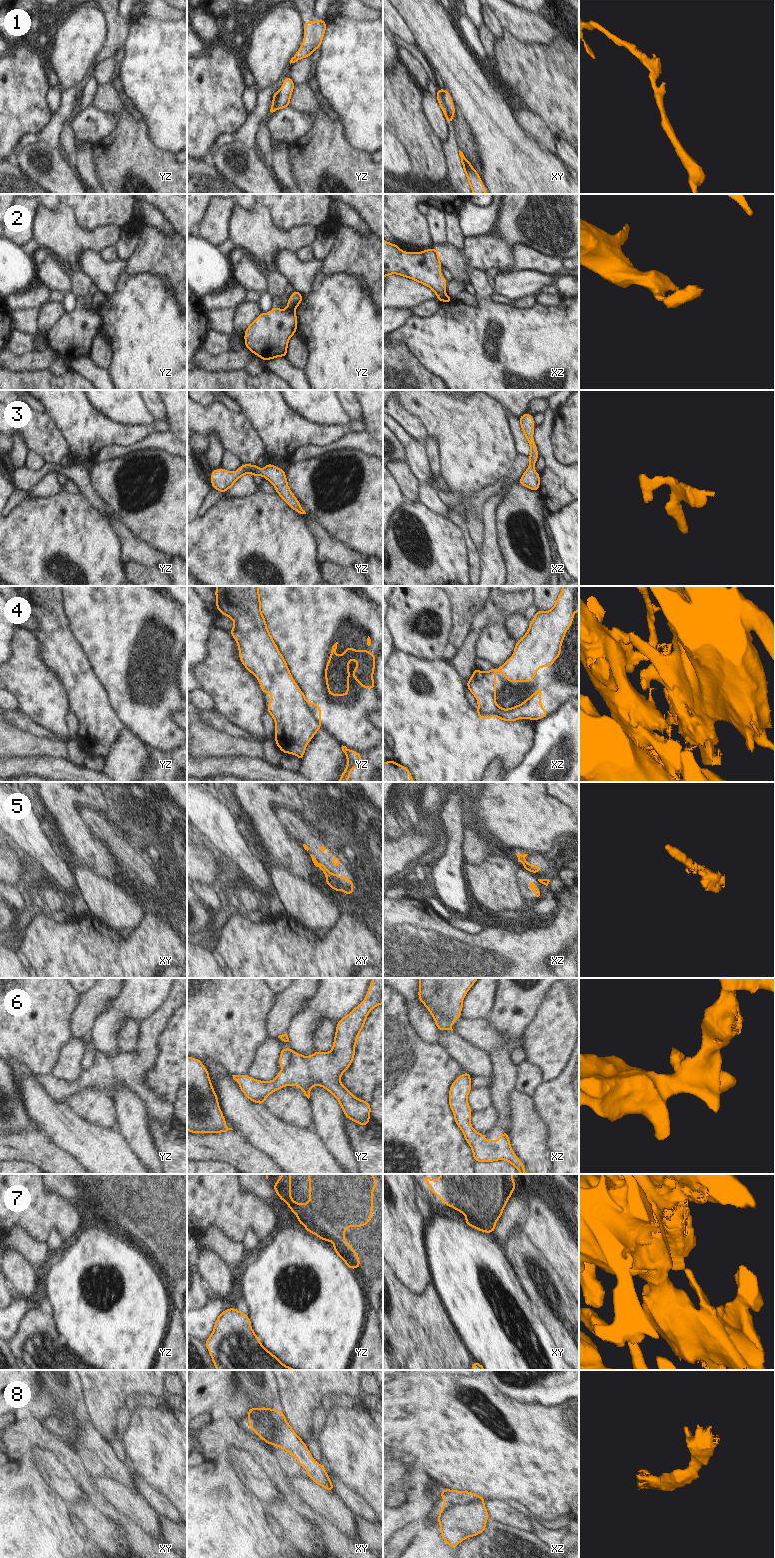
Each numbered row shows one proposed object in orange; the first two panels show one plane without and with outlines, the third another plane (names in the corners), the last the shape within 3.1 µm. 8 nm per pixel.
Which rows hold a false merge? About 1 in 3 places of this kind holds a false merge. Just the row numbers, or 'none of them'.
1, 2, 4, 6, 8

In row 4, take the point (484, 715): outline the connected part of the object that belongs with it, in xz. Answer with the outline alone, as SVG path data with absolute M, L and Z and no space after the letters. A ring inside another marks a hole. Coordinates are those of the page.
M475 709L477 711L477 715L478 715L478 718L479 719L484 719L484 720L491 720L492 719L492 716L495 715L499 720L503 720L503 721L506 721L505 718L501 718L499 717L497 714L492 714L492 713L489 713L489 712L483 712L482 710L480 709Z

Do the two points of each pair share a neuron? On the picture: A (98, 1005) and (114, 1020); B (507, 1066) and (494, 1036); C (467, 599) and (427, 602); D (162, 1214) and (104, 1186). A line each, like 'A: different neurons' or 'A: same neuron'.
A: different neurons
B: different neurons
C: different neurons
D: same neuron

